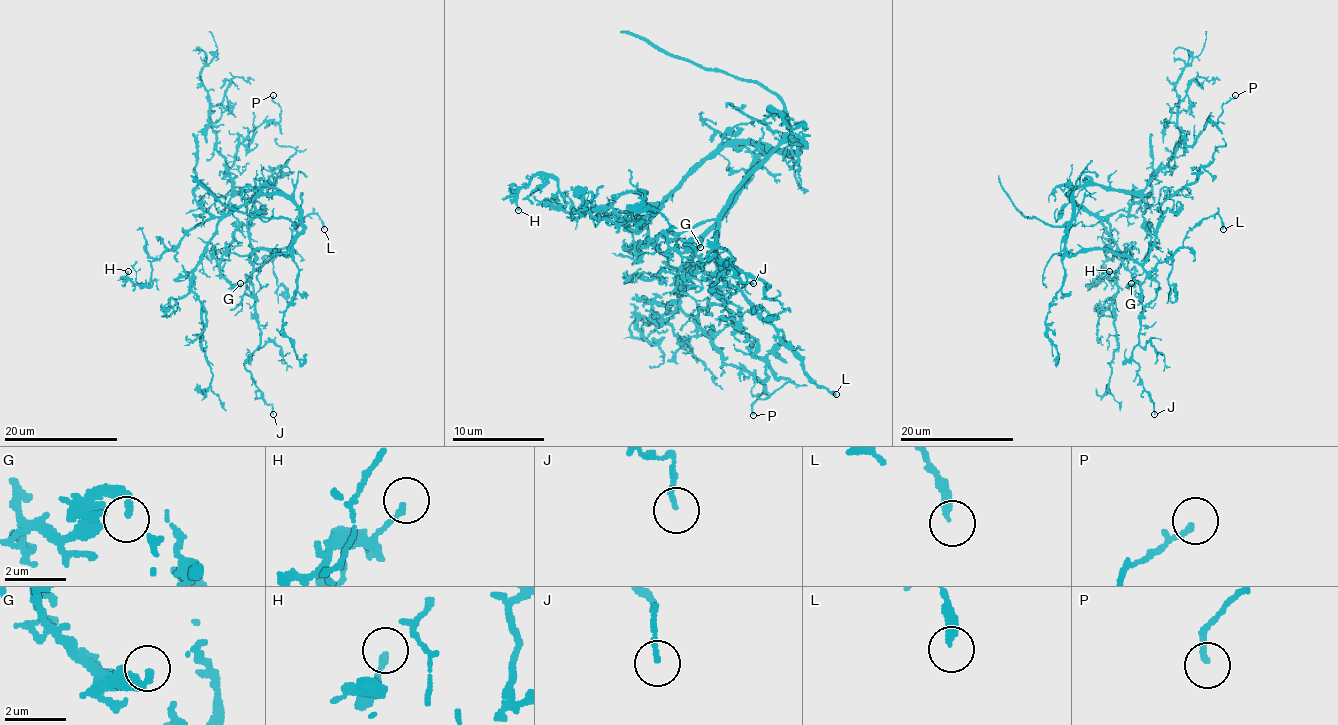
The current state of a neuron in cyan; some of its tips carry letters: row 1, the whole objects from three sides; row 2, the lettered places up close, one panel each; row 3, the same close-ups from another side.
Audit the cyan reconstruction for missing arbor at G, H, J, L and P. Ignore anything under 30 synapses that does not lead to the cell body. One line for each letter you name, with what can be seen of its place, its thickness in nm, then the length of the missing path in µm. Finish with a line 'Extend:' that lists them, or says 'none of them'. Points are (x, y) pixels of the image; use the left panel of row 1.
Extend: none of them

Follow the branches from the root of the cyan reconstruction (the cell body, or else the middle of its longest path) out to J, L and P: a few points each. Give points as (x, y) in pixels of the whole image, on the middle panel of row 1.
J: (794, 152), (783, 141), (732, 196), (709, 290), (723, 286), (732, 258), (723, 249), (707, 256), (753, 283)
L: (794, 152), (783, 141), (732, 196), (719, 228), (719, 274), (783, 332), (804, 371), (836, 394)
P: (794, 152), (758, 159), (679, 293), (679, 306), (721, 357), (765, 387), (753, 415)

